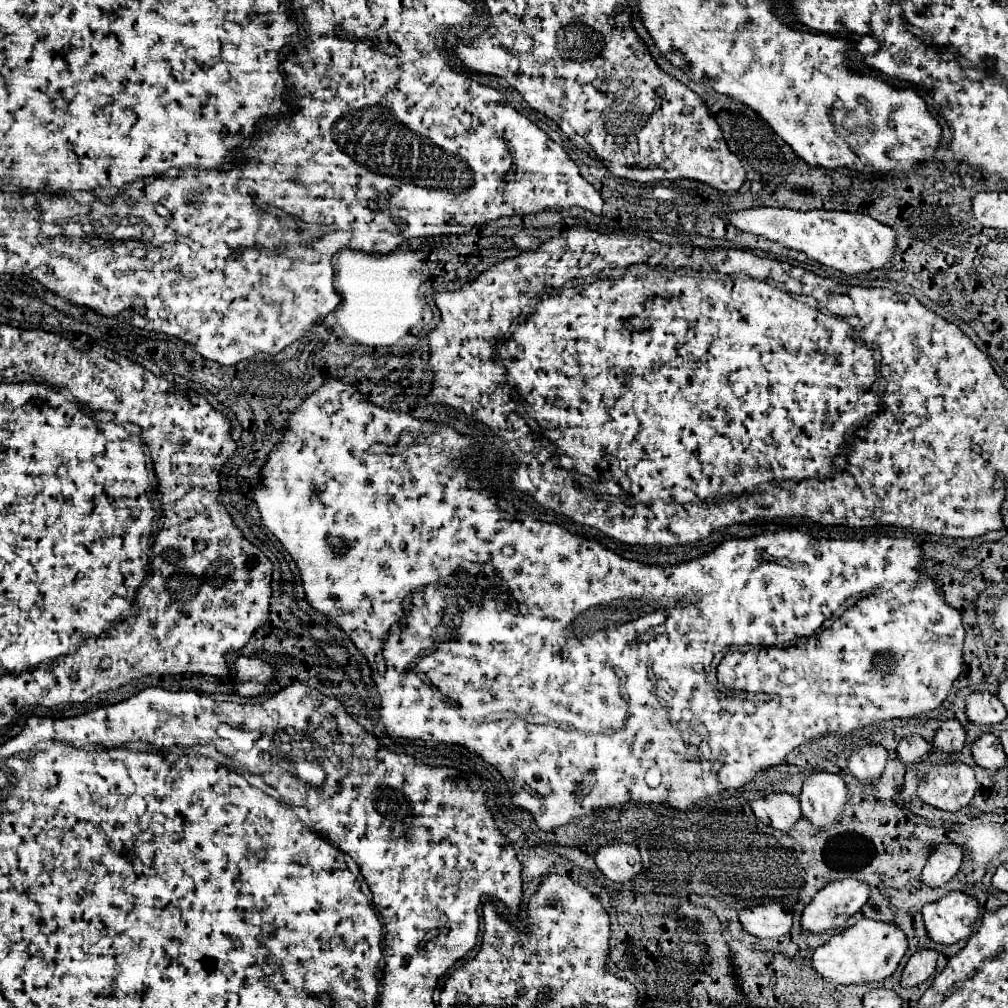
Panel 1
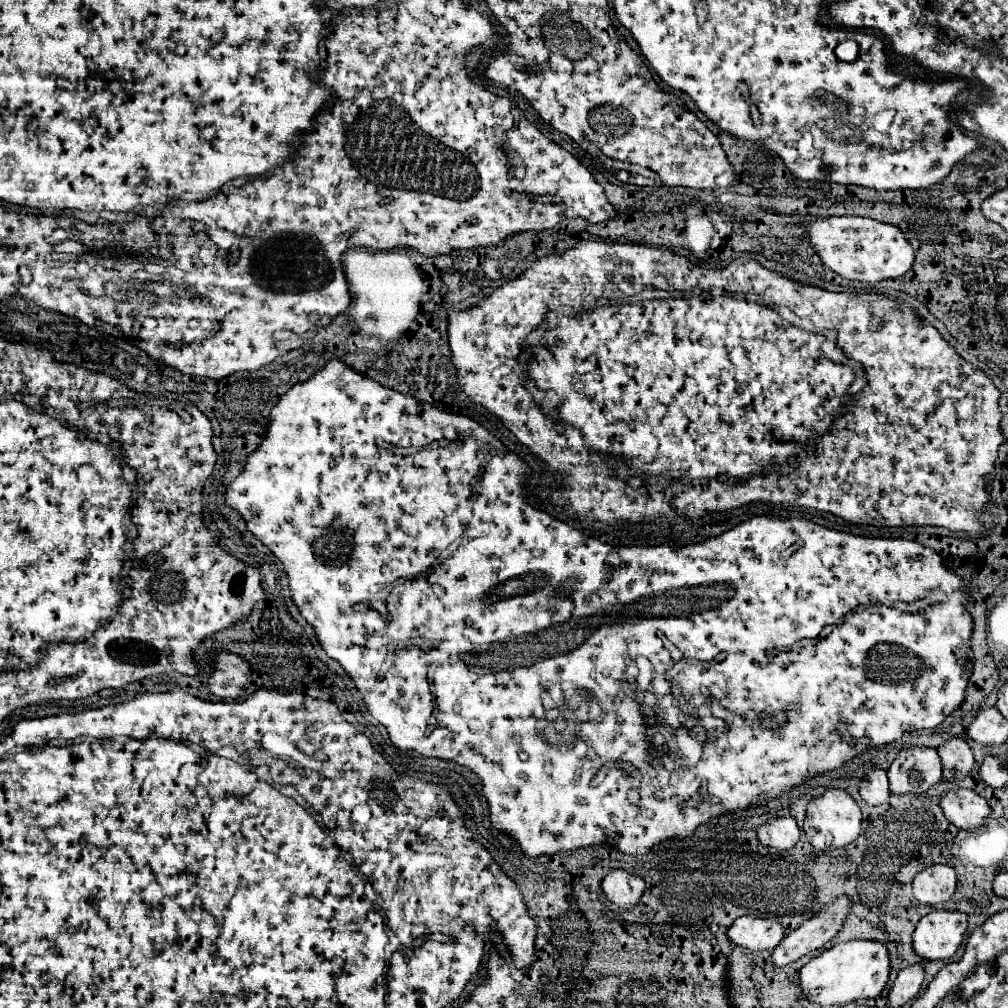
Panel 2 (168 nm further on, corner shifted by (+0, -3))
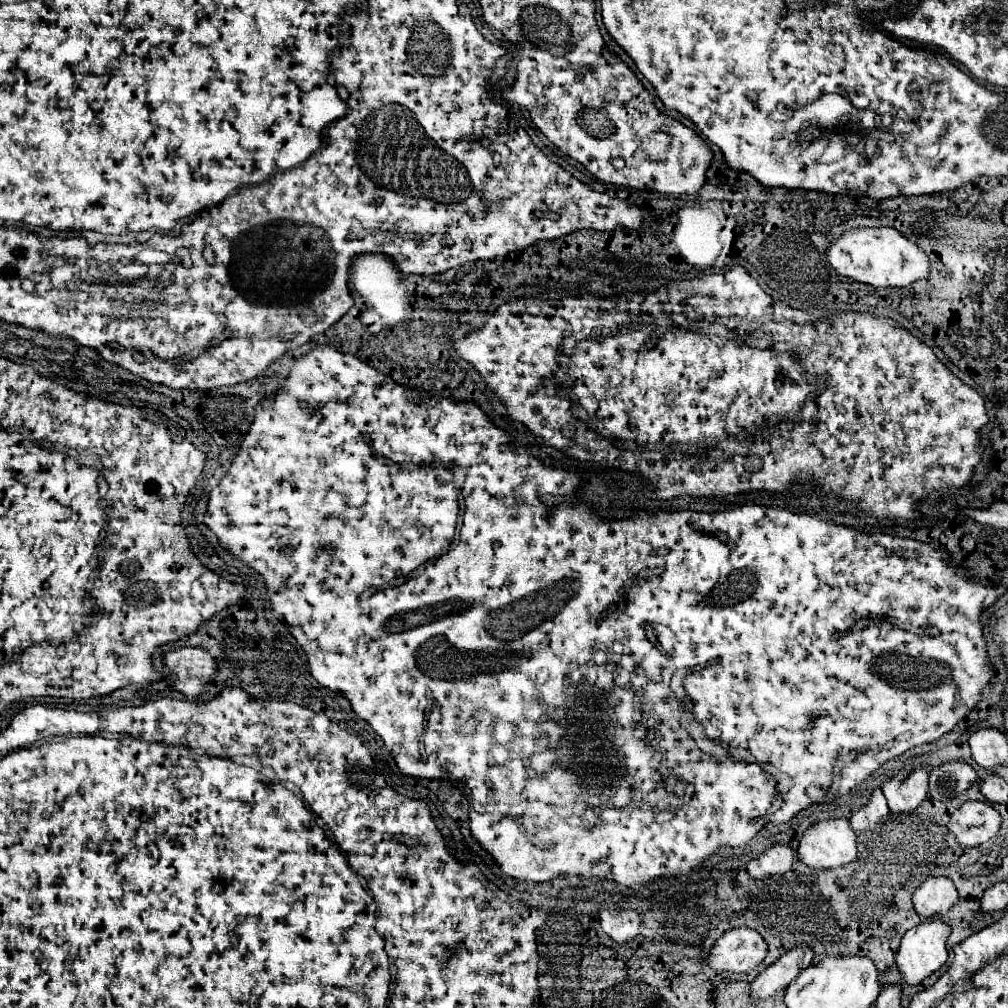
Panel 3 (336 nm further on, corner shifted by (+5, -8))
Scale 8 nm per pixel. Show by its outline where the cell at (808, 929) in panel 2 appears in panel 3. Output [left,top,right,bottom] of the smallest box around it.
[751,945,813,997]

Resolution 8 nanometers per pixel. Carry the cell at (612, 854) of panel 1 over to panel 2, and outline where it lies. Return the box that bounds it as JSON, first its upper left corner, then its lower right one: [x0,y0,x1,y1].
[602,870,646,910]

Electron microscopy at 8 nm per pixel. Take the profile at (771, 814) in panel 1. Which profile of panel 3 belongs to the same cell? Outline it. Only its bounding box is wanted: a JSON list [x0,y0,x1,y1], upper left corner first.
[747,843,795,879]

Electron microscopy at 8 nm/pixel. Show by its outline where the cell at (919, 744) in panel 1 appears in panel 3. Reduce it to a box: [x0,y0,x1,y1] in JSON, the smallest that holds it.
[881,767,929,811]

